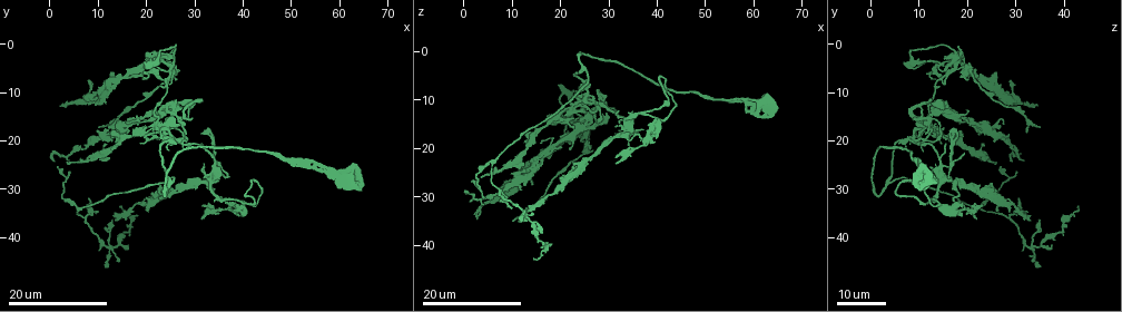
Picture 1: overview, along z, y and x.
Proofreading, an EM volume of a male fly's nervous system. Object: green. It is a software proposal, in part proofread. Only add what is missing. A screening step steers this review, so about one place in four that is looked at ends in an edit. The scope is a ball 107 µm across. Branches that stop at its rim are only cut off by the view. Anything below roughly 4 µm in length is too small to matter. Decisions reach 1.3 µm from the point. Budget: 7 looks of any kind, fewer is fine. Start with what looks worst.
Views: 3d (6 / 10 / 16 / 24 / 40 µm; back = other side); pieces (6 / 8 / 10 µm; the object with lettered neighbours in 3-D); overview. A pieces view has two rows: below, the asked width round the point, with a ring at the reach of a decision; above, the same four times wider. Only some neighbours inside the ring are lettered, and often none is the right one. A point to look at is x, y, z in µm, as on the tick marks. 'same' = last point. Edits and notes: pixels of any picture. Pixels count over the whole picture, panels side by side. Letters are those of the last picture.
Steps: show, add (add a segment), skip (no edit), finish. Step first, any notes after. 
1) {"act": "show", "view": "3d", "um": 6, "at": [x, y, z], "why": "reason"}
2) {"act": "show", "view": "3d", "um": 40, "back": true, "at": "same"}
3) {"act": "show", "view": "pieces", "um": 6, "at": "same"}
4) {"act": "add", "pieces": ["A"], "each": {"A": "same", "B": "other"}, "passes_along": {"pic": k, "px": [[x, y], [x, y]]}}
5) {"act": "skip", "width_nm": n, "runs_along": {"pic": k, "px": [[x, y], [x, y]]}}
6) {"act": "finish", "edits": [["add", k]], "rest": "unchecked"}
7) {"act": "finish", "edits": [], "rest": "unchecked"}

{"act": "show", "view": "3d", "um": 16, "at": [32.0, 25.5, 12.0], "why": "tapers out"}

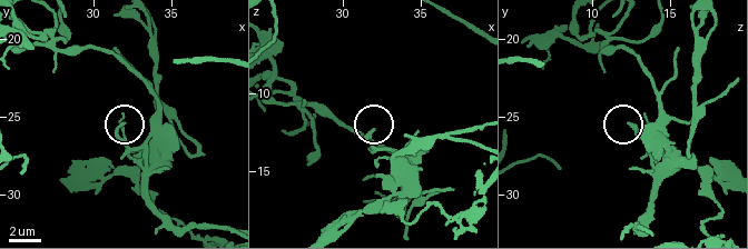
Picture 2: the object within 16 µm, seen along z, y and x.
{"act": "show", "view": "pieces", "um": 8, "at": [32.0, 25.6, 12.4], "why": "what lies round it"}

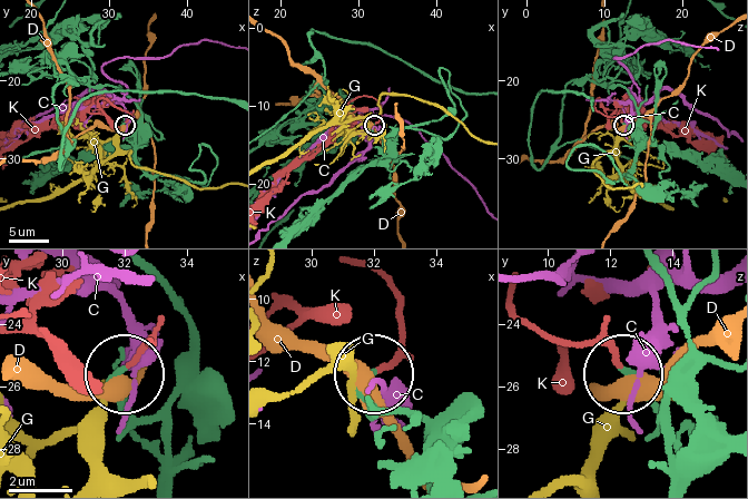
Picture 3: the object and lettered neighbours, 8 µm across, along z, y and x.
{"act": "add", "pieces": ["K"], "each": {"C": "other", "D": "other", "G": "other", "K": "same"}, "found": "it goes on there"}

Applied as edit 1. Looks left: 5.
{"act": "show", "view": "3d", "um": 24, "at": [1.0, 24.0, 29.5], "why": "thin end"}

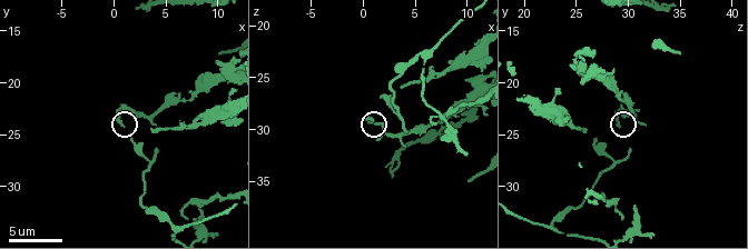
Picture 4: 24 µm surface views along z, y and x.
{"act": "show", "view": "3d", "um": 10, "at": [0.8, 23.8, 29.0]}

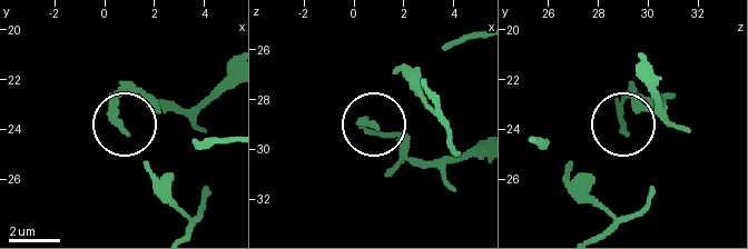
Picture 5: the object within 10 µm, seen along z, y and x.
{"act": "show", "view": "pieces", "um": 6, "at": [0.8, 24.1, 29.1]}

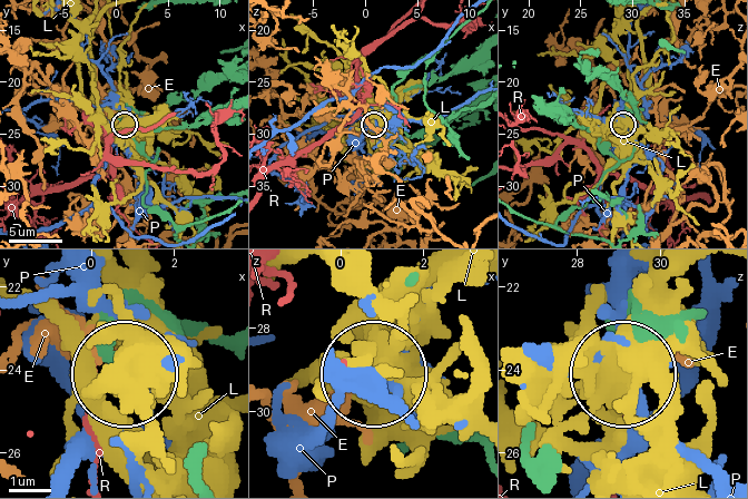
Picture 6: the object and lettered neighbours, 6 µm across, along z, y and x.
{"act": "skip", "width_nm": 170, "each": {"E": "other", "L": "other", "P": "other", "R": "other"}, "found": "no lettered segment goes on from it"}

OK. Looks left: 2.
{"act": "show", "view": "3d", "um": 16, "at": [33.5, 22.5, 19.5]}

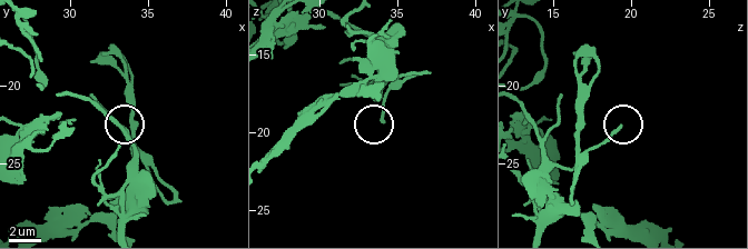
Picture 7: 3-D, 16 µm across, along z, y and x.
{"act": "show", "view": "pieces", "um": 8, "at": [34.2, 22.8, 19.2]}

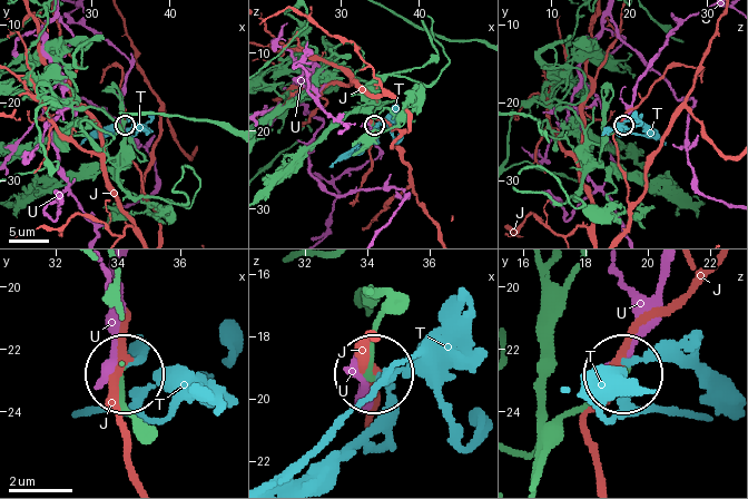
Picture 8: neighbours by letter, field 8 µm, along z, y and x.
{"act": "add", "pieces": ["T"], "width_nm": 160, "each": {"J": "other", "T": "same", "U": "other"}, "passes_along": {"pic": 8, "px": [[372, 293], [382, 314], [368, 370], [382, 410], [297, 479]]}, "found": "it goes on there"}

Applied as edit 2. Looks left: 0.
{"act": "finish", "edits": [["add", 3], ["add", 8]], "rest": "unchecked"}

